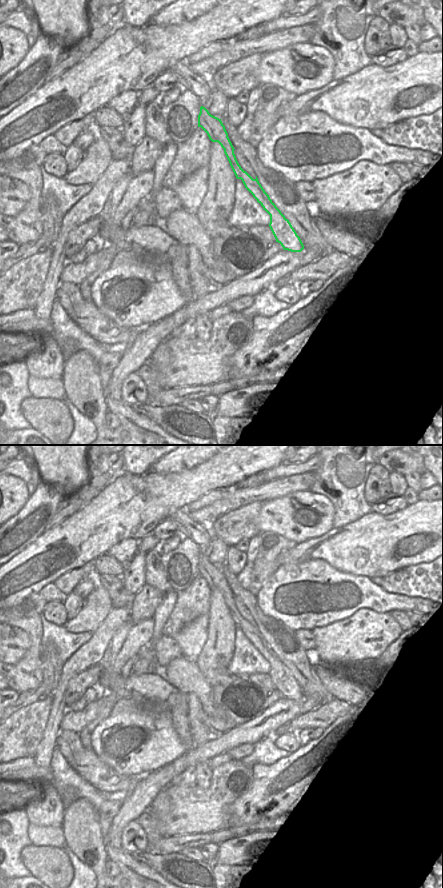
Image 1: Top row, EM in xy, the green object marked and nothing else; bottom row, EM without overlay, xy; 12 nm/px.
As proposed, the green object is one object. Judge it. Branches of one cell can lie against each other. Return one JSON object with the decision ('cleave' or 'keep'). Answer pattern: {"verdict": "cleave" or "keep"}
{"verdict": "keep"}

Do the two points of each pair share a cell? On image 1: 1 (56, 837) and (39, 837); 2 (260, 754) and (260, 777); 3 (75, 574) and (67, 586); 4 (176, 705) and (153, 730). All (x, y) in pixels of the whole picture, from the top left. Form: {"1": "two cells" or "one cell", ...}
{"1": "one cell", "2": "two cells", "3": "one cell", "4": "two cells"}

